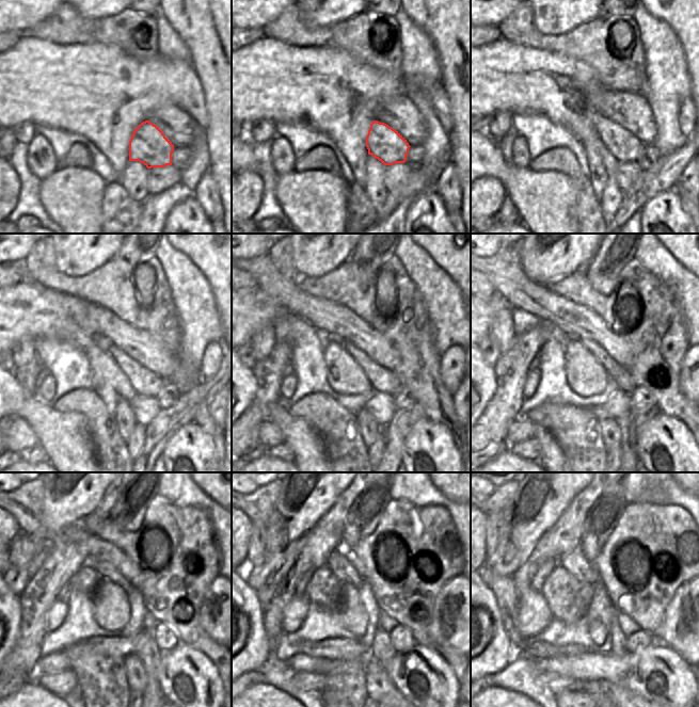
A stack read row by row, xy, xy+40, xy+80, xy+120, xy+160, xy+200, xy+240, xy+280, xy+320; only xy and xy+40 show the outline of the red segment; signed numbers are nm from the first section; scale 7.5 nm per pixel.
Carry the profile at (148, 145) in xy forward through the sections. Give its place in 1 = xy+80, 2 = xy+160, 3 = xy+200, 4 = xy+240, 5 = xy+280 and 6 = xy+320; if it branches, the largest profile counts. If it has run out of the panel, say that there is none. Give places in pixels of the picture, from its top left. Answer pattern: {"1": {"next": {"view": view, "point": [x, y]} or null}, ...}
{"1": {"next": {"view": "xy+80", "point": [623, 146]}}, "2": {"next": {"view": "xy+160", "point": [382, 380]}}, "3": {"next": {"view": "xy+200", "point": [621, 376]}}, "4": {"next": {"view": "xy+240", "point": [105, 571]}}, "5": {"next": {"view": "xy+280", "point": [337, 562]}}, "6": {"next": {"view": "xy+320", "point": [575, 562]}}}

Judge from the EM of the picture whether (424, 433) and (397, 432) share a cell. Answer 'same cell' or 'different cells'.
different cells

